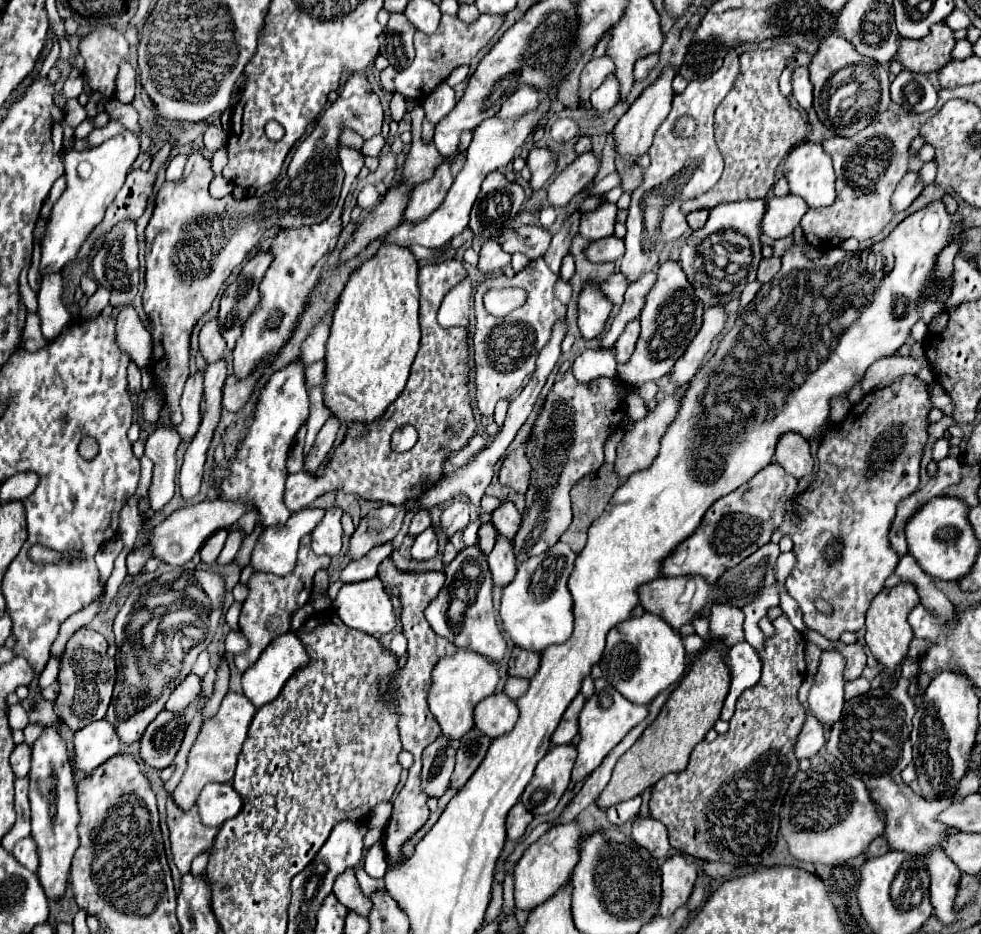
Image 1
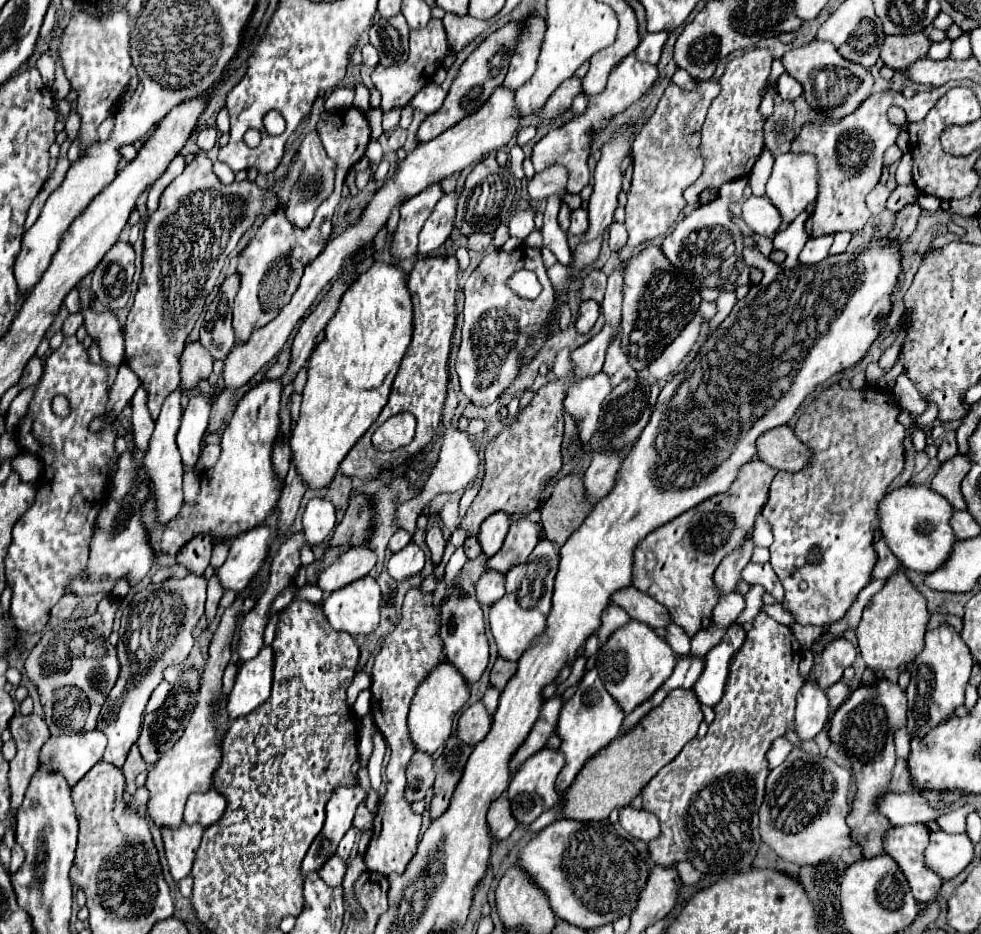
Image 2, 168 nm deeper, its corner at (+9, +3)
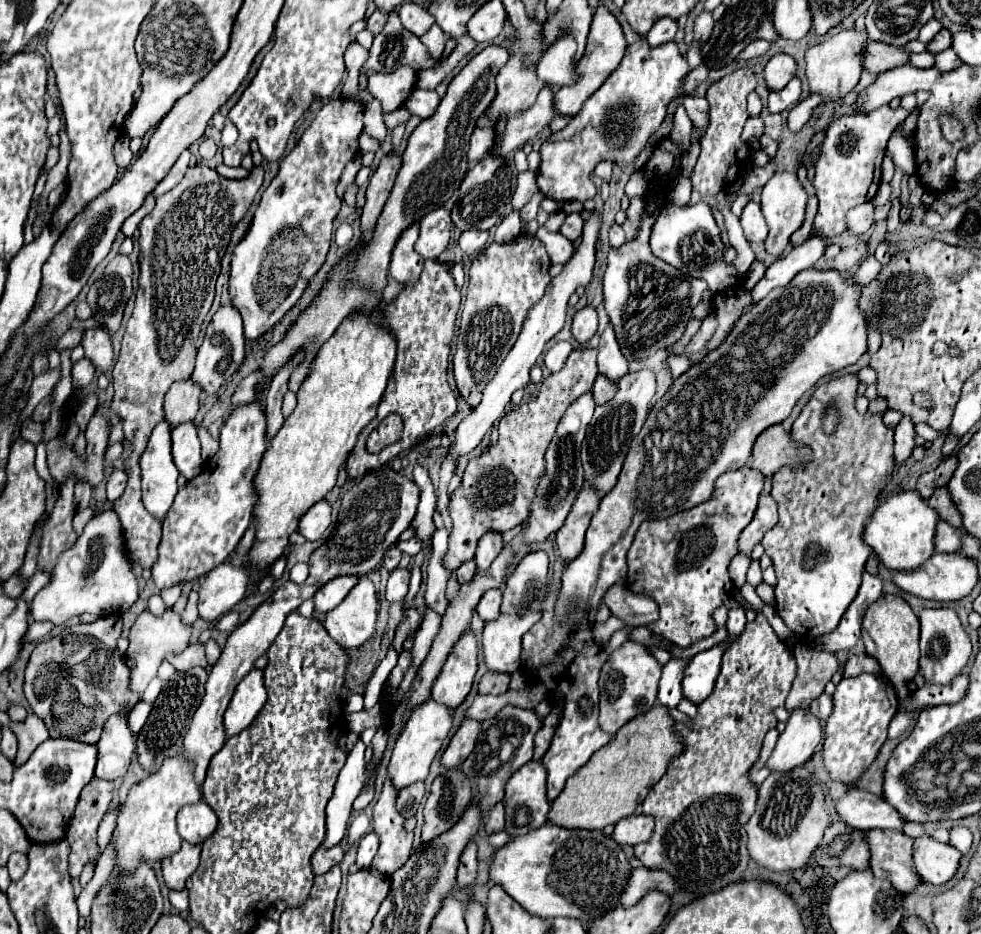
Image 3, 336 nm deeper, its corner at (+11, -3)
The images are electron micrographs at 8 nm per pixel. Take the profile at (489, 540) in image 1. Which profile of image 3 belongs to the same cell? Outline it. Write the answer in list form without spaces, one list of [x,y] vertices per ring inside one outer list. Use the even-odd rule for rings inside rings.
[[[469,560],[469,562],[463,562],[457,570],[455,570],[455,574],[457,574],[457,580],[463,584],[463,582],[469,582],[471,578],[473,578],[473,574],[475,574],[475,560]]]

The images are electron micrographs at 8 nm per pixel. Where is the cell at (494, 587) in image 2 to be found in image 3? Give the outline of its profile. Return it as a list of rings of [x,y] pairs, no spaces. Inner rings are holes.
[[[487,590],[475,610],[485,622],[489,622],[499,618],[499,606],[501,606],[501,590]]]

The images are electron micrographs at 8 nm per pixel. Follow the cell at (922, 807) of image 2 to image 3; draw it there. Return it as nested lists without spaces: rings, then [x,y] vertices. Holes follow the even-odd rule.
[[[849,790],[839,802],[837,812],[843,822],[859,830],[901,830],[905,820],[899,812],[883,798],[865,790]]]

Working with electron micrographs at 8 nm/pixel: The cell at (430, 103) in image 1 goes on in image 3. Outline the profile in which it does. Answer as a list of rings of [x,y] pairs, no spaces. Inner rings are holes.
[[[415,88],[413,94],[411,94],[411,98],[407,100],[405,108],[407,108],[411,114],[415,114],[415,116],[419,116],[419,118],[425,120],[425,118],[433,116],[433,112],[437,110],[439,102],[441,102],[441,98],[437,96],[435,90],[421,90],[421,88]]]

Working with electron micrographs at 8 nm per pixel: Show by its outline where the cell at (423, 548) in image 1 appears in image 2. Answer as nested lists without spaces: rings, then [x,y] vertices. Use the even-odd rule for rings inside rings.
[[[407,544],[401,552],[393,554],[387,562],[387,574],[397,580],[403,582],[415,574],[419,574],[423,570],[425,564],[425,554],[417,544]]]

